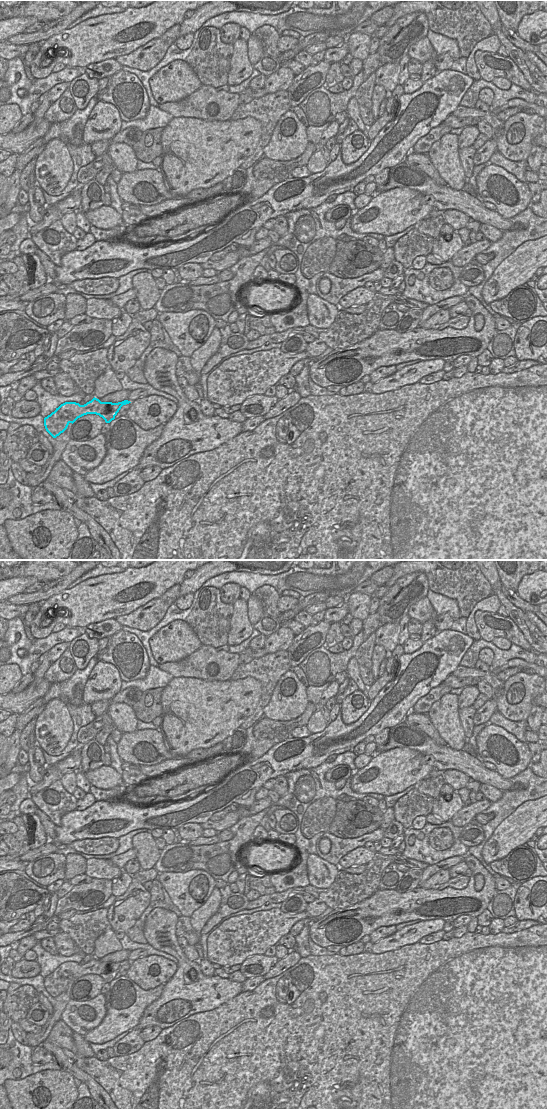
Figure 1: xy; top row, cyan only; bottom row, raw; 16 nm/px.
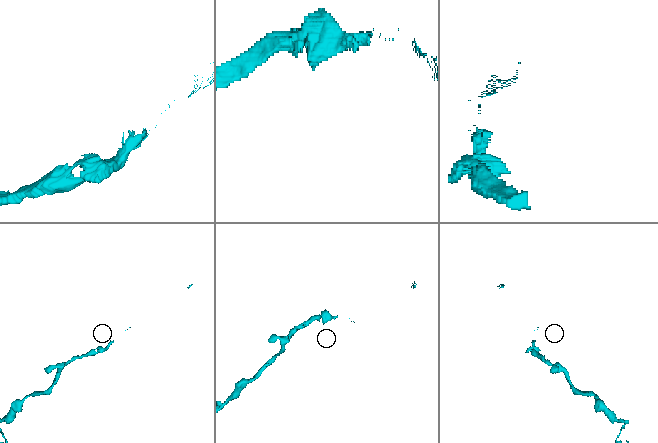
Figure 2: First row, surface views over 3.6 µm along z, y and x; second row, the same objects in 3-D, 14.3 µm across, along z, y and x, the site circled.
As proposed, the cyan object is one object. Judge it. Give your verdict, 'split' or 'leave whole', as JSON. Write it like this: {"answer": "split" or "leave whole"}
{"answer": "leave whole"}

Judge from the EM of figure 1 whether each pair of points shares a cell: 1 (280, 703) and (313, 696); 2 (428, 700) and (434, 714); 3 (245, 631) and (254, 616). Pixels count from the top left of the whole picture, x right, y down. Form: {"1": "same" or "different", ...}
{"1": "different", "2": "different", "3": "different"}

